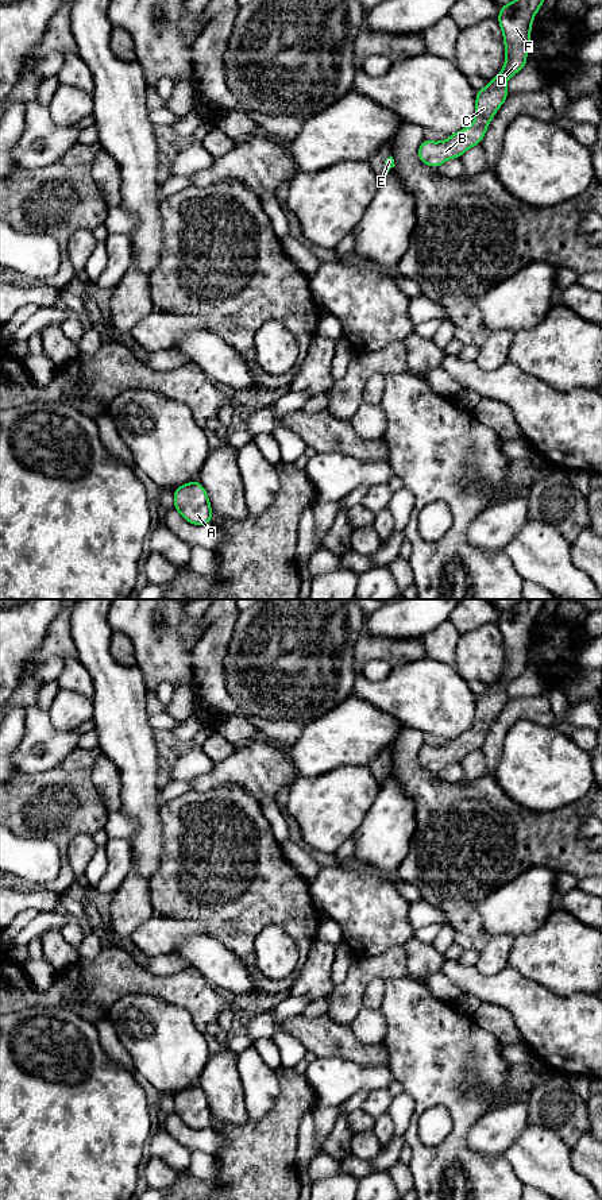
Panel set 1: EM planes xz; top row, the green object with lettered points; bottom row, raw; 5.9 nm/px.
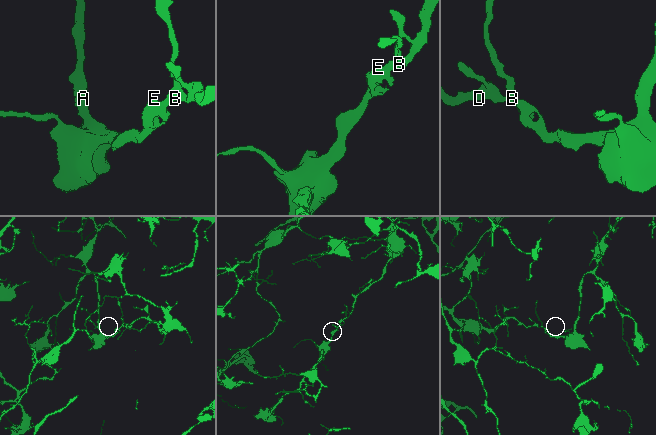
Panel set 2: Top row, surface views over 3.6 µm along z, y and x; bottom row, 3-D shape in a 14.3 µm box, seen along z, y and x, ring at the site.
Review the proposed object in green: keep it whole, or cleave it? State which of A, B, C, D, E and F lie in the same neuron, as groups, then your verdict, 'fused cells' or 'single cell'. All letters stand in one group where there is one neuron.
A B C D E F | single cell

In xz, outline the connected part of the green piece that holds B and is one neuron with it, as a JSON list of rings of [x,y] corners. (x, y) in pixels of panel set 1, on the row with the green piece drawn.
[[[514,0],[502,5],[498,23],[503,32],[506,59],[502,72],[490,84],[476,92],[475,123],[449,135],[445,142],[422,140],[418,146],[418,159],[432,167],[439,167],[449,158],[459,158],[463,153],[481,143],[486,127],[495,111],[509,96],[505,82],[524,66],[530,40],[530,26],[544,0]]]

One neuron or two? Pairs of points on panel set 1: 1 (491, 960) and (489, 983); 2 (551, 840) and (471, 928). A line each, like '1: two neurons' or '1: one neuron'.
1: two neurons
2: one neuron

